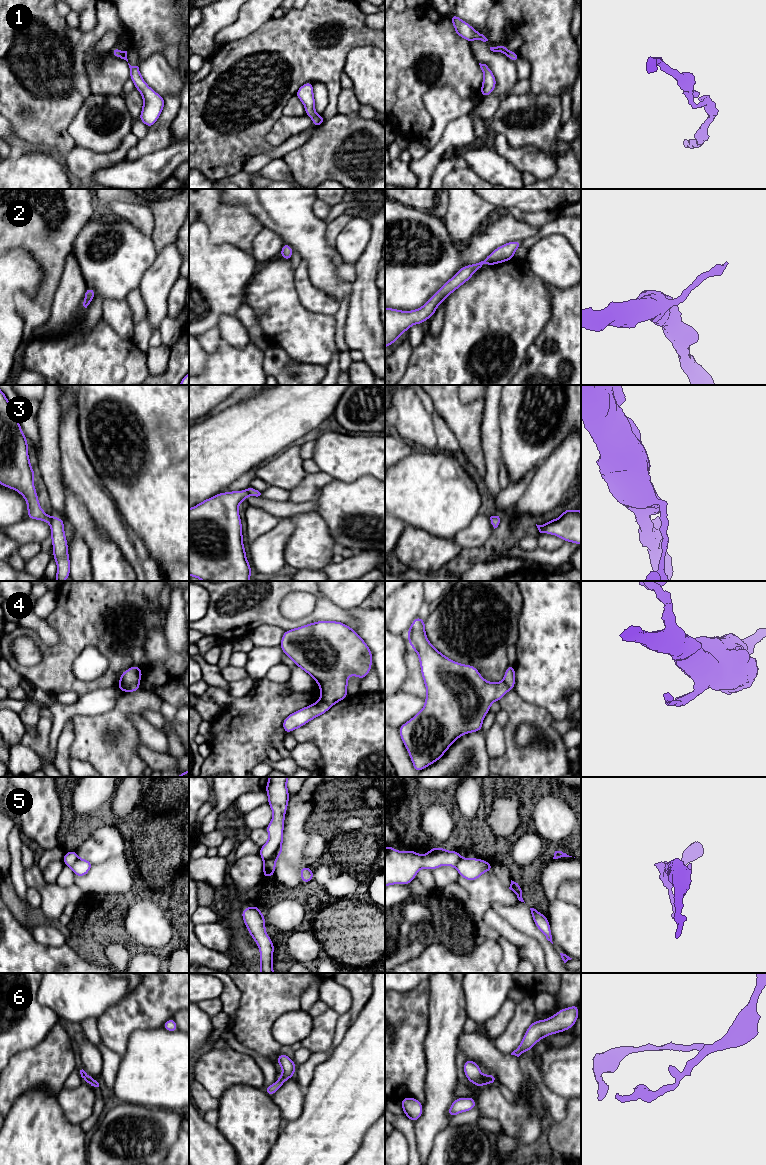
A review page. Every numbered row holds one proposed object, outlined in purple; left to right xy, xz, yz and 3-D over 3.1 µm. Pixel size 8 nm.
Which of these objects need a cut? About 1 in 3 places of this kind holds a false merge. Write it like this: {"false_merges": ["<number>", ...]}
{"false_merges": ["3", "4", "5"]}

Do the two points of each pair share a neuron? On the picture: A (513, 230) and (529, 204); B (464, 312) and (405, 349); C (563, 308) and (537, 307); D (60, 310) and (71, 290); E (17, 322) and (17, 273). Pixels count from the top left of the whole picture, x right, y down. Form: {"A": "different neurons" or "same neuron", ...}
{"A": "different neurons", "B": "different neurons", "C": "different neurons", "D": "same neuron", "E": "same neuron"}

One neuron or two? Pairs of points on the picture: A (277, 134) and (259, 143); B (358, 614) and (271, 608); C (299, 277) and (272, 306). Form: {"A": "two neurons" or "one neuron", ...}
{"A": "two neurons", "B": "two neurons", "C": "two neurons"}

